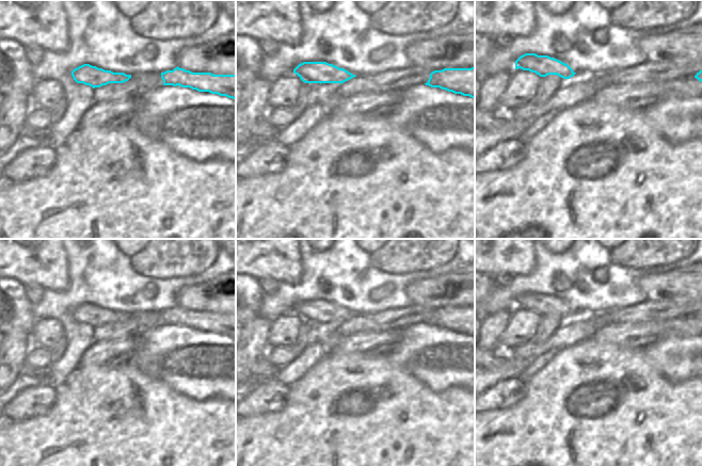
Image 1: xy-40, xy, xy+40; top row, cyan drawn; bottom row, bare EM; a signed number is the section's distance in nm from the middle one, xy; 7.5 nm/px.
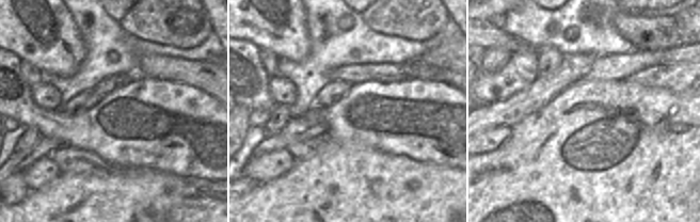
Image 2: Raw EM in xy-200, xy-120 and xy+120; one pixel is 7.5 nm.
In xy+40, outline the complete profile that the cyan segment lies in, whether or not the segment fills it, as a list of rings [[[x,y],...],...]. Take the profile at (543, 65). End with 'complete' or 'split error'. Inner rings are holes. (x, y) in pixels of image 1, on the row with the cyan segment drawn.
[[[525,53],[515,61],[515,69],[529,70],[540,77],[557,75],[563,79],[570,79],[576,73],[565,63],[548,55]]] | complete

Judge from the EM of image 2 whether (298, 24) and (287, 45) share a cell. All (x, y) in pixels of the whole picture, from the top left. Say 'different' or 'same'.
same

